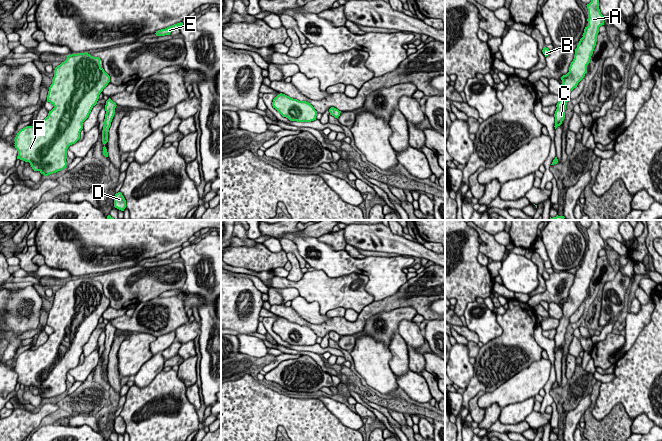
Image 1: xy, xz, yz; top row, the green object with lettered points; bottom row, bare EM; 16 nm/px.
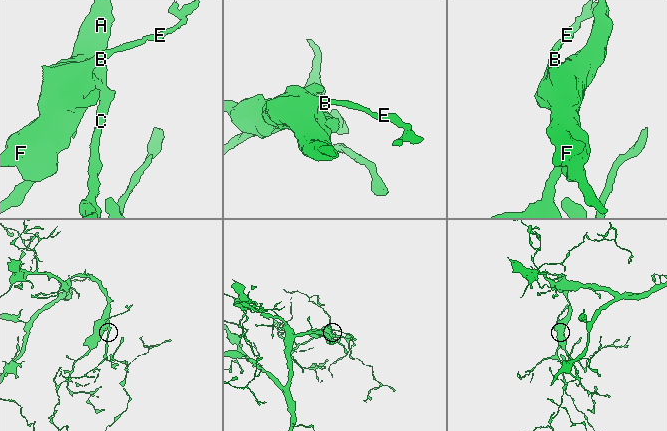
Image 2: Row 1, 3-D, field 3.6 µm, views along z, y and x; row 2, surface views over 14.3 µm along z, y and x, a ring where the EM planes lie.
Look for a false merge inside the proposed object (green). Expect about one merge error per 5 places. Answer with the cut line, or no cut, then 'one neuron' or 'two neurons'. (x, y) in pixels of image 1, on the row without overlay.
no cut | one neuron

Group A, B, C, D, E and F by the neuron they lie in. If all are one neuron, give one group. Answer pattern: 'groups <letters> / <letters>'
groups A B C D E F

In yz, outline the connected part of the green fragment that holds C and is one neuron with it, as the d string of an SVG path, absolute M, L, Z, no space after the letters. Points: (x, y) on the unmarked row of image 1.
M591 220L591 226L586 230L588 233L588 250L585 251L583 261L575 273L574 283L570 288L569 296L561 301L563 316L560 319L554 338L555 353L562 348L565 342L566 329L570 324L571 315L577 311L587 297L587 289L590 287L596 270L599 251L604 249L604 240L599 233L598 220Z

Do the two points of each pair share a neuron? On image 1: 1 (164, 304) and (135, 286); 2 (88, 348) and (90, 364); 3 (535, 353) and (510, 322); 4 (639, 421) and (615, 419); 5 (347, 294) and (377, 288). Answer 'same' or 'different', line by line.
1: different
2: different
3: same
4: different
5: different

